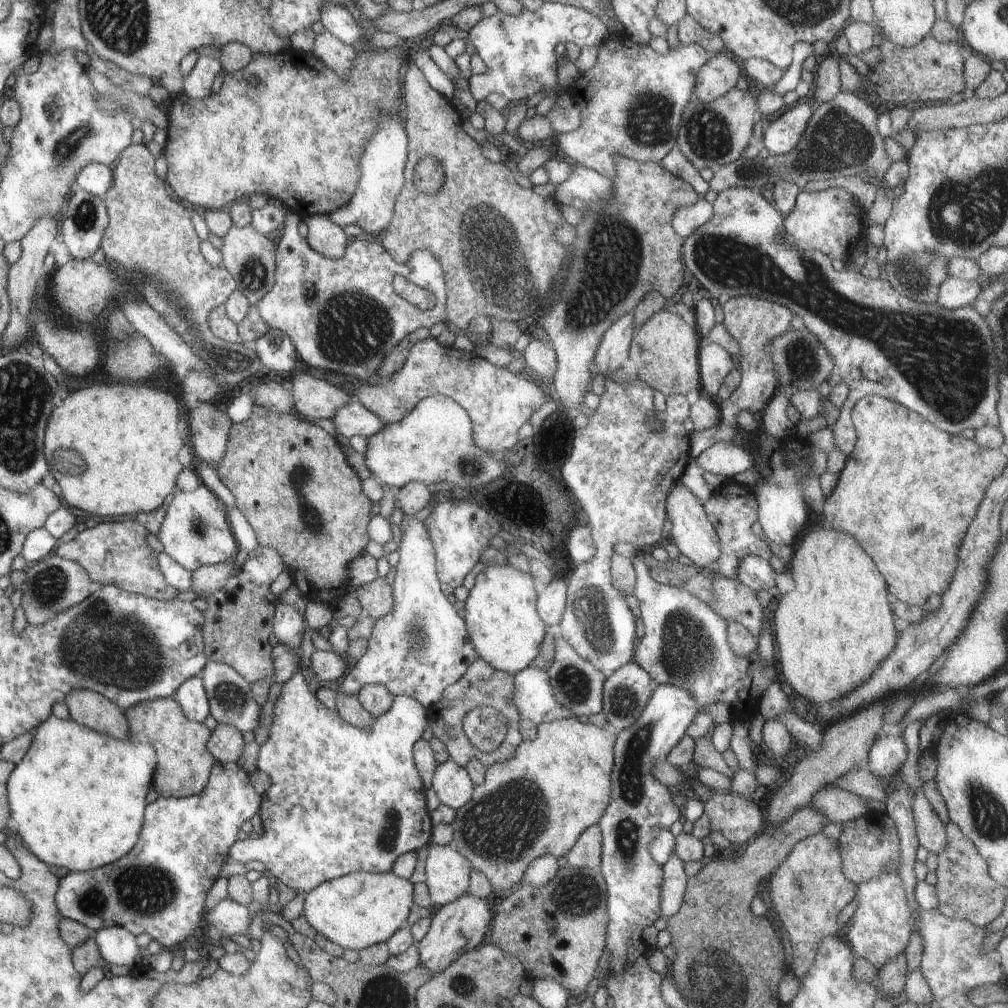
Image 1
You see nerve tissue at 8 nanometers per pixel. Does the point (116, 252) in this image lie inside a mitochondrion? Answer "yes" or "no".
no

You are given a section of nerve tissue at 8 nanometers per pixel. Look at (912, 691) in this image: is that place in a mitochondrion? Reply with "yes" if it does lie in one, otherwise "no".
no

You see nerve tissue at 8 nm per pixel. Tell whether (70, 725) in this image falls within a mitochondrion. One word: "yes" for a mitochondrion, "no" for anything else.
no

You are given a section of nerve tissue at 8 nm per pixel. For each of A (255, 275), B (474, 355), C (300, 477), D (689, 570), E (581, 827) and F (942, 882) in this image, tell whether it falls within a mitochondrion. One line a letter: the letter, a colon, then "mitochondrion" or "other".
A: mitochondrion
B: other
C: mitochondrion
D: other
E: other
F: other

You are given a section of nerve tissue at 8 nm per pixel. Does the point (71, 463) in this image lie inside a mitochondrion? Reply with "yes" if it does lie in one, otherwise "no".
yes

